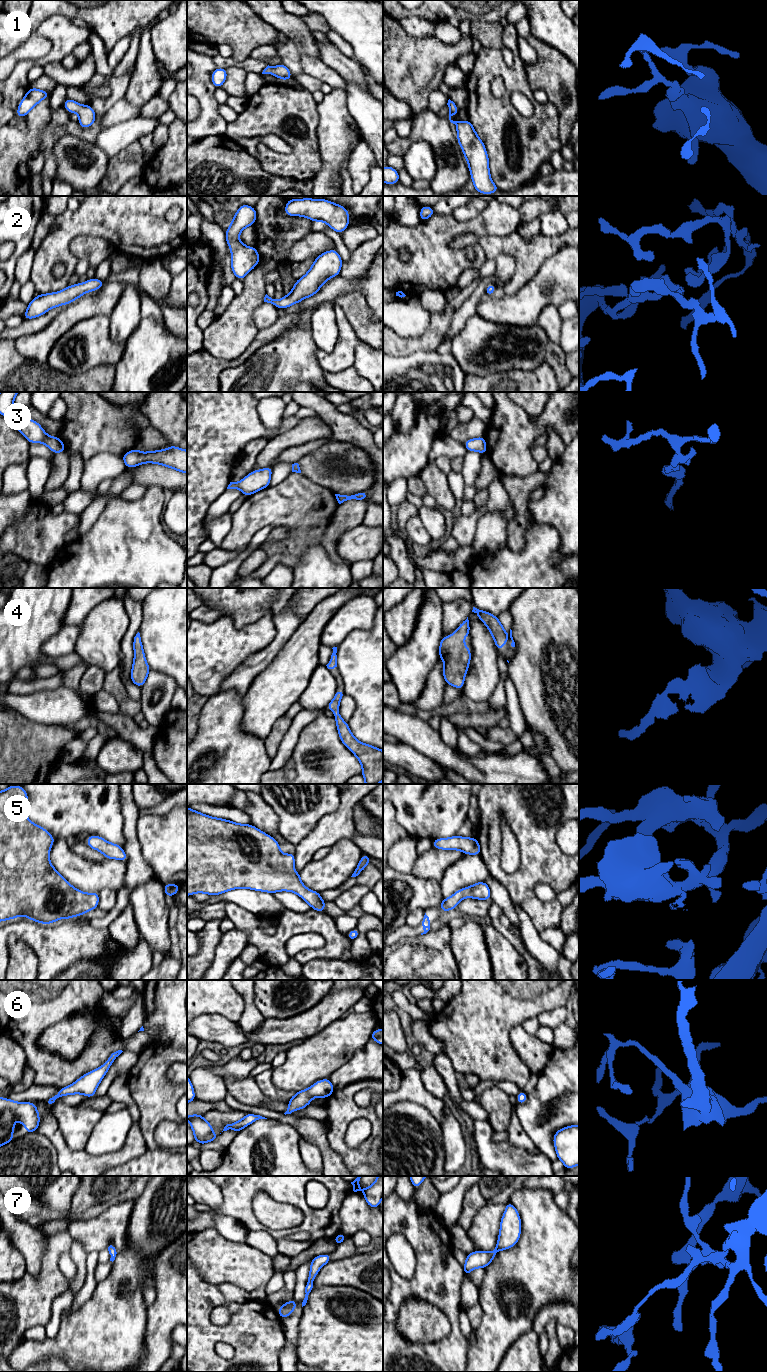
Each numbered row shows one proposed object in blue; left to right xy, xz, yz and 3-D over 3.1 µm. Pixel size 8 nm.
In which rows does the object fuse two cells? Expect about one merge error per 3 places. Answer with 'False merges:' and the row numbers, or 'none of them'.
False merges: none of them

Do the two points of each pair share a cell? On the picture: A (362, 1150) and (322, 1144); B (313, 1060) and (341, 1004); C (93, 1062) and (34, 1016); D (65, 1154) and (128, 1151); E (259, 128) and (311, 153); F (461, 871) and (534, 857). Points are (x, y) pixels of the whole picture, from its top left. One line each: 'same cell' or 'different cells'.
A: different cells
B: different cells
C: same cell
D: same cell
E: same cell
F: different cells

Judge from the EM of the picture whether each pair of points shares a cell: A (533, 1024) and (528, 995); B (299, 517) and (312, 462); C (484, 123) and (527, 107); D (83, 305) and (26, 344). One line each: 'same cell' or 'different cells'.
A: different cells
B: different cells
C: different cells
D: same cell

